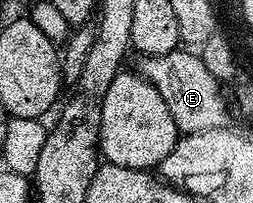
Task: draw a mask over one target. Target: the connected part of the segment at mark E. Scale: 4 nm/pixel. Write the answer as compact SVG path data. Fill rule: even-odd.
M177 47L166 55L144 57L138 66L140 76L149 81L162 95L166 107L170 107L170 115L174 115L174 123L181 134L197 133L222 129L229 124L228 105L224 102L221 82L206 71L206 63L195 52L184 47Z

